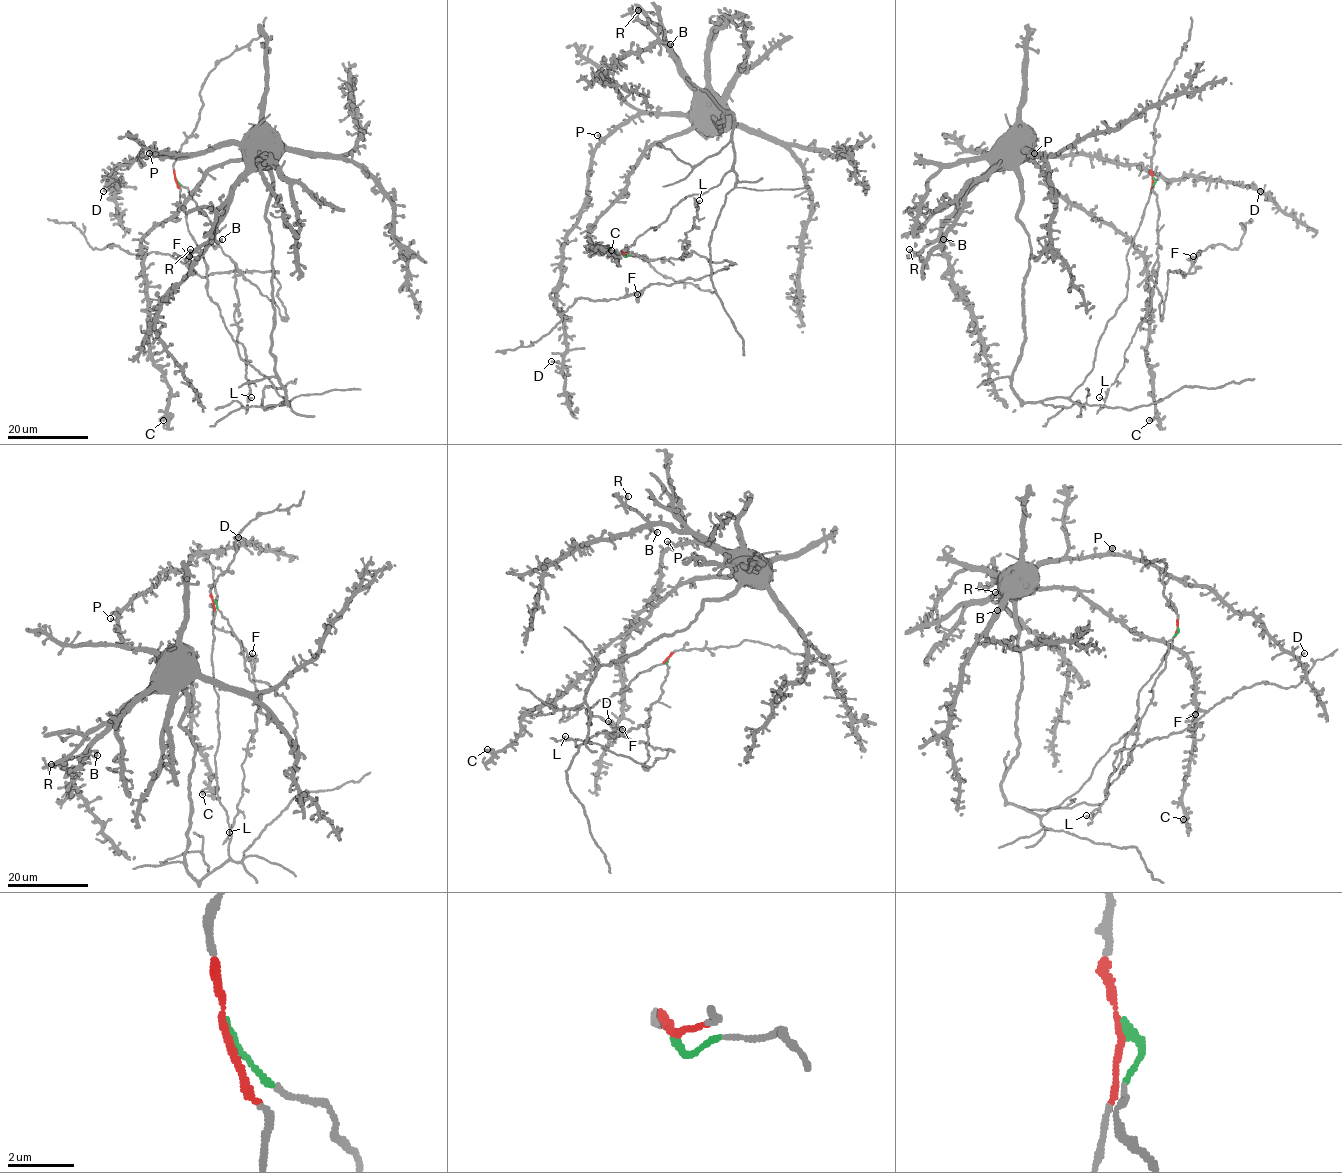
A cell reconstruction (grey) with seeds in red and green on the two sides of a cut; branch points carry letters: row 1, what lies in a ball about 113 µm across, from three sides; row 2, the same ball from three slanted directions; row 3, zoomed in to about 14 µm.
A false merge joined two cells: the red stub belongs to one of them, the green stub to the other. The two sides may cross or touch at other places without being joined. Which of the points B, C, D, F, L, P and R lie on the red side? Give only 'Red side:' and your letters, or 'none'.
Red side: B, C, D, P, R

